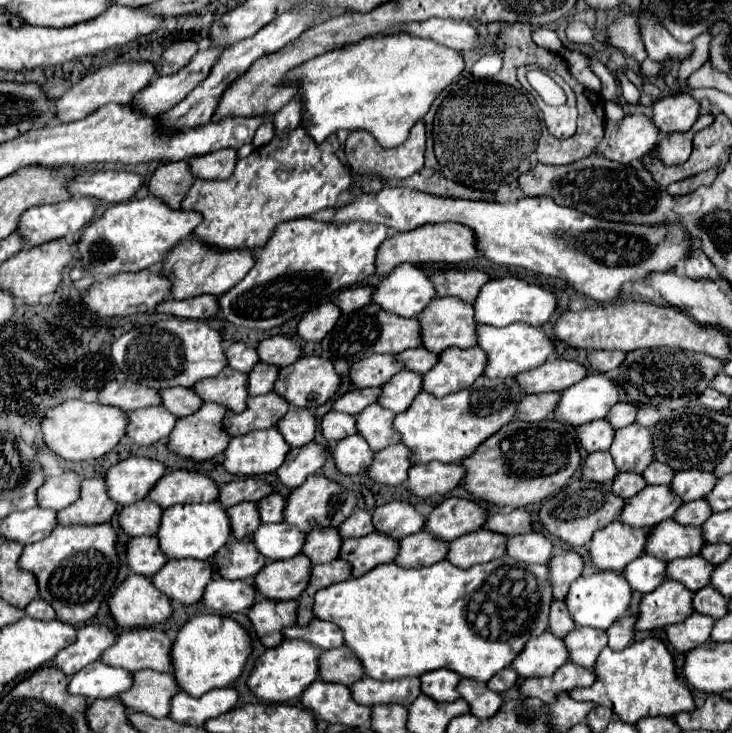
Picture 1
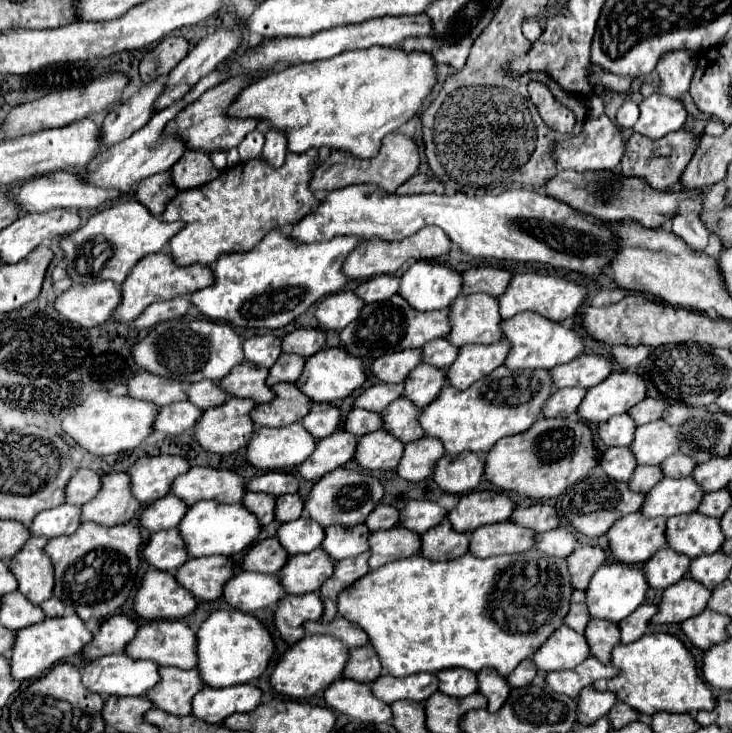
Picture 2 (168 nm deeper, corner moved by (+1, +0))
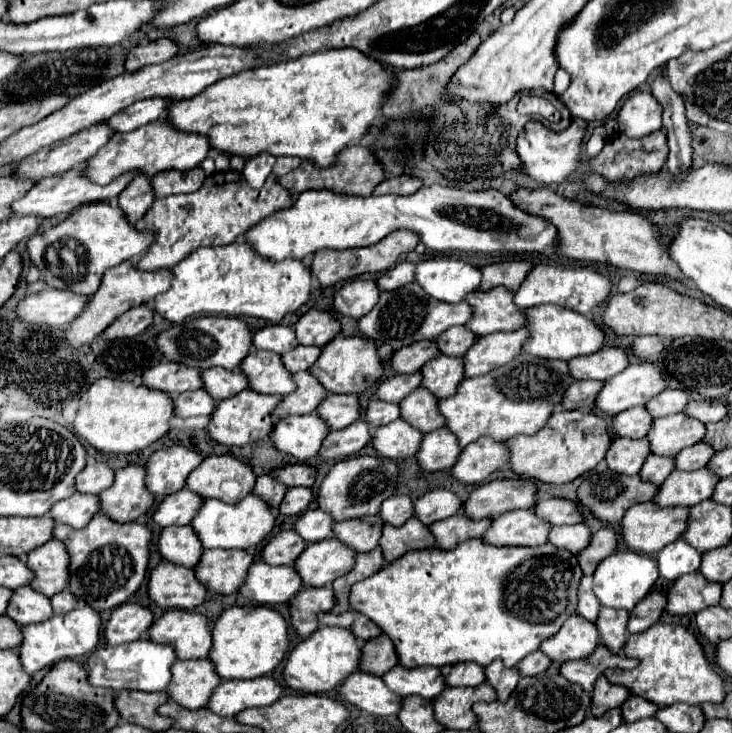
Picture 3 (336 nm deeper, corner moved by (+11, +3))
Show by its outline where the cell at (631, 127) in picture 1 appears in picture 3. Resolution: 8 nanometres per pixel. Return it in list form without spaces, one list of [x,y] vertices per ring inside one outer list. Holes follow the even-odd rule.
[[[573,118],[571,126],[561,132],[551,132],[537,120],[525,124],[521,136],[517,138],[517,152],[521,156],[527,176],[543,184],[565,182],[581,166],[581,140],[585,138],[585,132],[587,132],[587,120],[577,120],[577,118]]]

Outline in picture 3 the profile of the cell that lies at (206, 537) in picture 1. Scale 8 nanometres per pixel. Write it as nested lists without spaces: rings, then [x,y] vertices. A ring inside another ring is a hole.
[[[249,494],[235,504],[225,504],[221,500],[203,500],[201,508],[197,510],[197,514],[191,520],[191,528],[197,534],[201,534],[201,546],[205,550],[207,548],[247,550],[247,548],[261,544],[267,538],[267,534],[273,528],[273,522],[275,522],[273,510],[261,498]]]

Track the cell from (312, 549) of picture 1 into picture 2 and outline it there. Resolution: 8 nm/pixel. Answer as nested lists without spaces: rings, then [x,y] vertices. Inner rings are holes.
[[[367,525],[327,527],[325,531],[327,531],[327,535],[325,535],[325,541],[321,547],[335,561],[347,559],[347,557],[357,557],[357,555],[369,551],[367,537],[371,535],[371,531],[367,529]]]

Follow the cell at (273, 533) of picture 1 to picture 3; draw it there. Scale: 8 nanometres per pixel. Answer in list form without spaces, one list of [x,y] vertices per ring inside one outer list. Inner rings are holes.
[[[319,508],[315,510],[305,510],[299,514],[299,518],[293,524],[293,530],[305,540],[305,542],[319,542],[325,538],[331,538],[329,532],[333,528],[333,520],[327,512],[321,512]]]

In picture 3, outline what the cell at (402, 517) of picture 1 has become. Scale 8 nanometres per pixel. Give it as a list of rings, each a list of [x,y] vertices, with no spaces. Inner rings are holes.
[[[431,490],[419,500],[415,500],[415,518],[423,524],[433,524],[437,520],[449,518],[461,510],[461,500],[449,490]]]

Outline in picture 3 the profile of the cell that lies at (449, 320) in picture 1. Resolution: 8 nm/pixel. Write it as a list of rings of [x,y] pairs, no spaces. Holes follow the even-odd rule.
[[[497,286],[487,292],[475,290],[467,294],[465,302],[473,308],[473,316],[465,328],[475,336],[521,328],[521,310],[513,304],[513,294],[507,288]]]

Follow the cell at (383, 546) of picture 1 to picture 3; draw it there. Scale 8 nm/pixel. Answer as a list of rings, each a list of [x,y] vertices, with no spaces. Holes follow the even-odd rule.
[[[409,518],[403,526],[385,524],[381,532],[383,534],[379,546],[387,562],[397,560],[397,556],[405,554],[407,550],[423,550],[433,546],[433,536],[429,536],[429,528],[413,518]]]

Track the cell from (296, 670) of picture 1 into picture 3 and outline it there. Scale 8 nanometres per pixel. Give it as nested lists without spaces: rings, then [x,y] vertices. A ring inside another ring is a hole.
[[[323,626],[311,636],[307,636],[305,640],[301,640],[287,654],[285,668],[283,668],[285,686],[305,694],[331,692],[341,680],[345,680],[351,672],[357,670],[359,654],[361,654],[361,644],[349,630],[337,628],[337,626]]]

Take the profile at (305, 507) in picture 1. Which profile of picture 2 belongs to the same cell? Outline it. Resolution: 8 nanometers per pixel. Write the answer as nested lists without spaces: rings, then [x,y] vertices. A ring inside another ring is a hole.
[[[339,467],[315,483],[315,487],[309,493],[309,499],[305,501],[305,511],[313,521],[321,523],[323,527],[329,527],[329,525],[353,527],[353,525],[365,523],[367,515],[379,505],[383,495],[385,495],[385,487],[377,477]]]

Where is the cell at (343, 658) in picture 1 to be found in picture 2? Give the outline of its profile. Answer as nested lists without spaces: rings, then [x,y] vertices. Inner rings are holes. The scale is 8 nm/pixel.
[[[371,643],[351,651],[347,667],[345,667],[345,677],[363,681],[363,683],[373,683],[381,673],[383,673],[383,667],[381,667],[379,657],[375,655],[375,649],[371,647]]]

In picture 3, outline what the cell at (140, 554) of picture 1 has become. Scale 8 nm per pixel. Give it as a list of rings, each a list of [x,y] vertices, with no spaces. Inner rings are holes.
[[[169,526],[161,532],[157,540],[157,552],[163,560],[193,568],[201,556],[201,542],[193,536],[193,528],[189,526]]]

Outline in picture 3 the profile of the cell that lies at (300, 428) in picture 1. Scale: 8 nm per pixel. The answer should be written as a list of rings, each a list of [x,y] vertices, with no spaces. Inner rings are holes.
[[[327,394],[317,406],[317,416],[325,420],[331,430],[341,430],[359,418],[359,400],[355,394]]]

